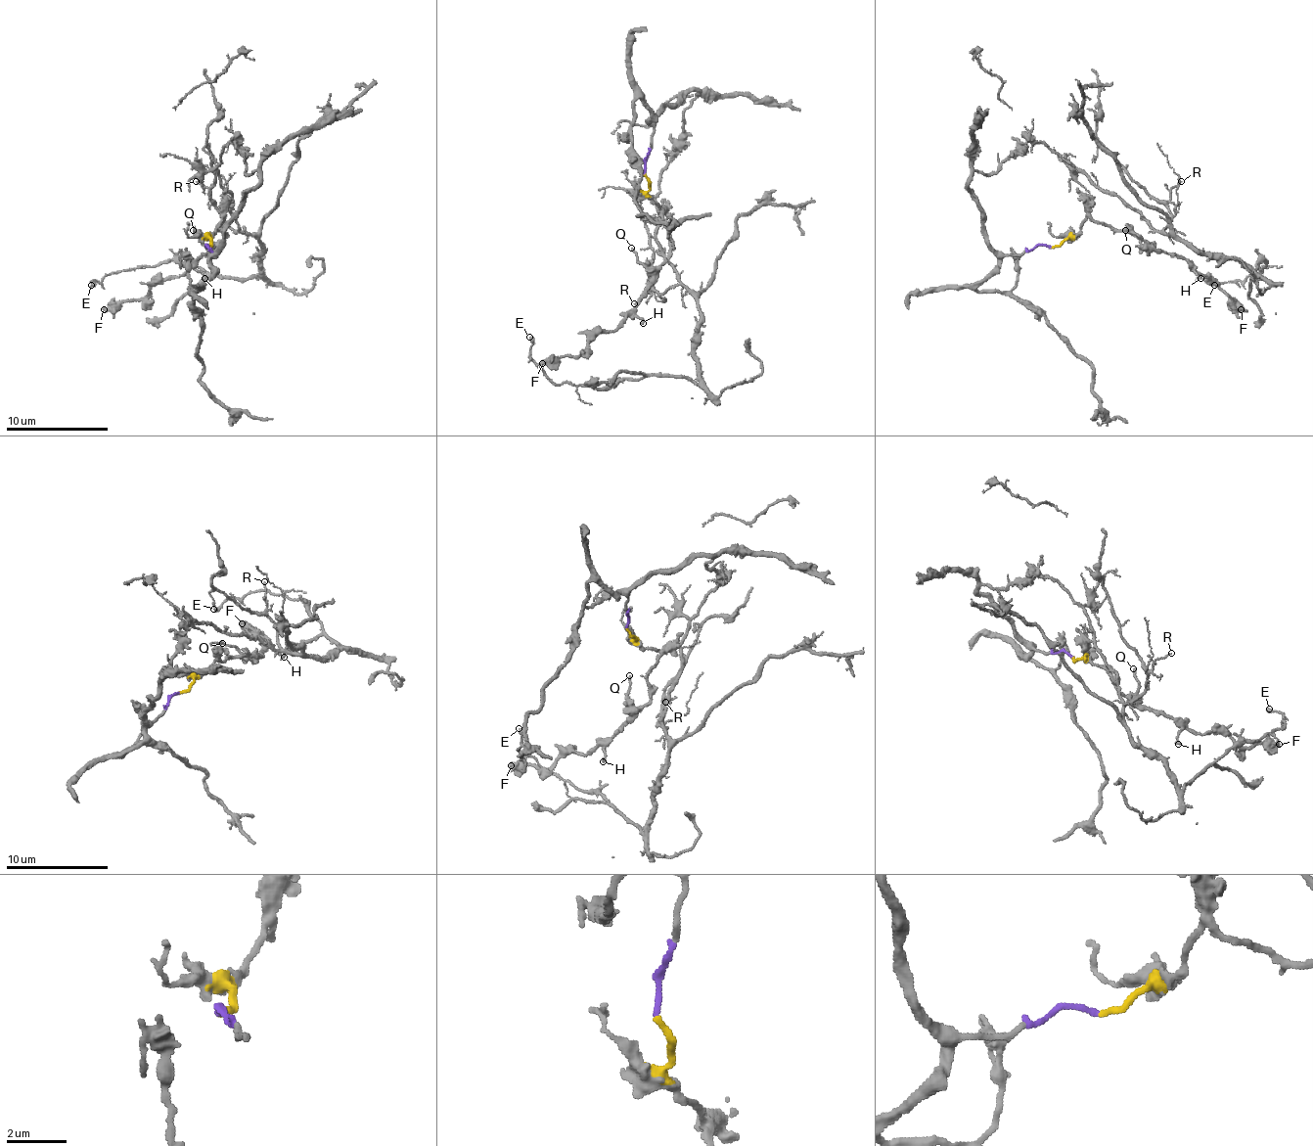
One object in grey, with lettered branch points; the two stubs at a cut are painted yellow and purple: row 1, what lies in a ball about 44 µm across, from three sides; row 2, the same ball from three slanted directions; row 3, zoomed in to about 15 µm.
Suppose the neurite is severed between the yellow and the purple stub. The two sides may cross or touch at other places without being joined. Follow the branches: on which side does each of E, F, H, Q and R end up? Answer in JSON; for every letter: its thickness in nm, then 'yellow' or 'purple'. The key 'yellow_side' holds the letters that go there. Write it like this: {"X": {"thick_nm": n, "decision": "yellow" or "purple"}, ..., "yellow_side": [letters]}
{"E": {"thick_nm": 240, "decision": "purple"}, "F": {"thick_nm": 550, "decision": "yellow"}, "H": {"thick_nm": 190, "decision": "yellow"}, "Q": {"thick_nm": 160, "decision": "yellow"}, "R": {"thick_nm": 120, "decision": "purple"}, "yellow_side": ["F", "H", "Q"]}

